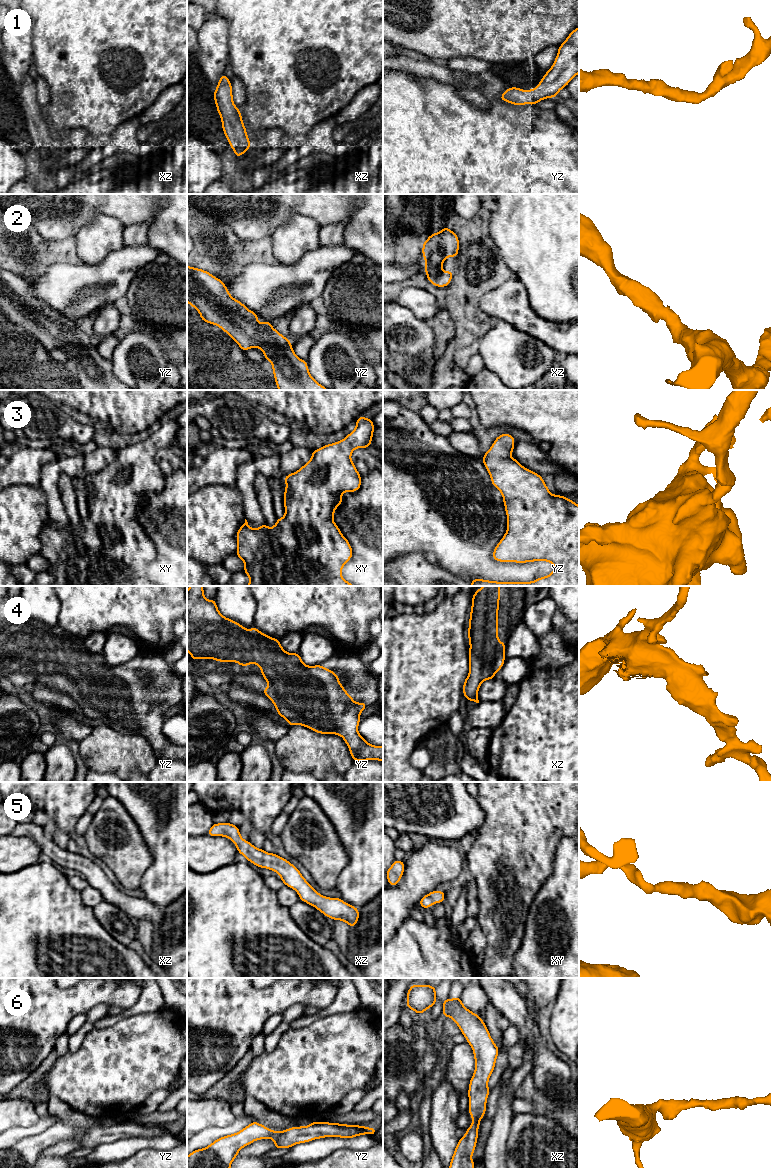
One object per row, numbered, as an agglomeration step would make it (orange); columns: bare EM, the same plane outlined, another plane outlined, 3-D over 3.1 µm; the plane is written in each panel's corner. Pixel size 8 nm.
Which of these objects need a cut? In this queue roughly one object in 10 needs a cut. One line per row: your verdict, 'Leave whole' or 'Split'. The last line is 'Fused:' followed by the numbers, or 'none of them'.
1: Leave whole
2: Leave whole
3: Leave whole
4: Leave whole
5: Leave whole
6: Leave whole
Fused: none of them

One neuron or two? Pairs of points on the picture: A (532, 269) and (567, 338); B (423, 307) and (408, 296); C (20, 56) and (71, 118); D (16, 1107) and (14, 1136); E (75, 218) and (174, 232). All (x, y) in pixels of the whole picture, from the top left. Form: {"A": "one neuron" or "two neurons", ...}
{"A": "two neurons", "B": "one neuron", "C": "two neurons", "D": "two neurons", "E": "one neuron"}

